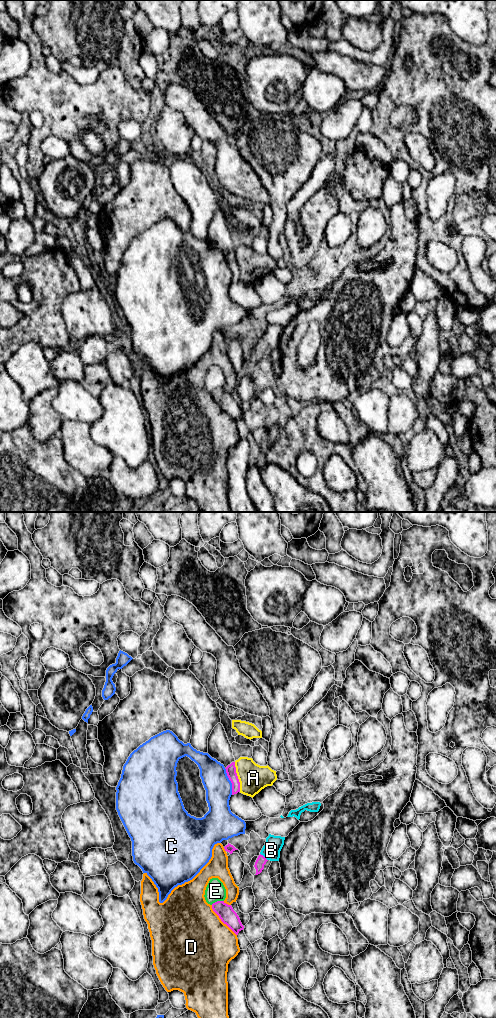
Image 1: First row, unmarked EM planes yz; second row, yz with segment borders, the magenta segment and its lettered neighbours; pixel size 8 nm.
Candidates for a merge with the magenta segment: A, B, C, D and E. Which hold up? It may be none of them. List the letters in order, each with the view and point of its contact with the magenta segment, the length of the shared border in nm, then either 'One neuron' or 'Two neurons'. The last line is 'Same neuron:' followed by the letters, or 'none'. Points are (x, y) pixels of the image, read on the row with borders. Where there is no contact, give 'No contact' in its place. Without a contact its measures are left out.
A: Touches magenta at yz (237, 777). Shared border 240 nm. Two neurons
B: Touches magenta at yz (264, 857). Shared border 90 nm. One neuron
C: Touches magenta at yz (230, 780). Shared border 220 nm. Two neurons
D: Touches magenta at yz (221, 920). Shared border 320 nm. Two neurons
E: Touches magenta at yz (217, 901). Shared border 110 nm. Two neurons
Same neuron: B

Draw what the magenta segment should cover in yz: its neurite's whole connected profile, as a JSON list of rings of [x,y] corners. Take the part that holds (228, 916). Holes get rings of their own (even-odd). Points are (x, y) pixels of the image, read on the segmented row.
[[[217,901],[212,904],[213,911],[219,916],[221,921],[226,924],[236,935],[244,929],[239,916],[231,905],[224,901]]]

